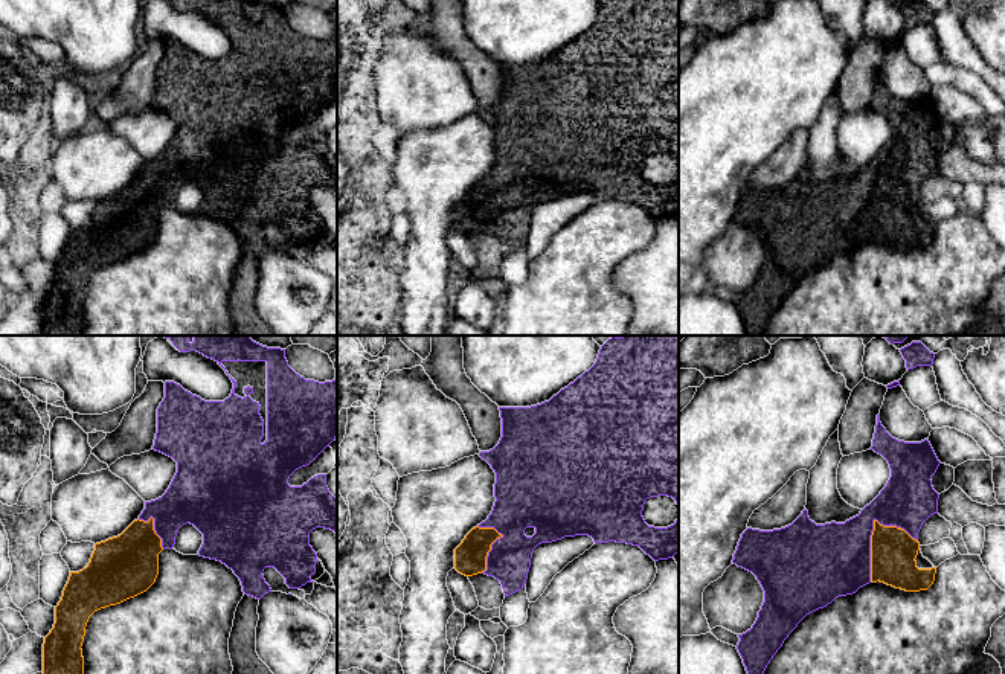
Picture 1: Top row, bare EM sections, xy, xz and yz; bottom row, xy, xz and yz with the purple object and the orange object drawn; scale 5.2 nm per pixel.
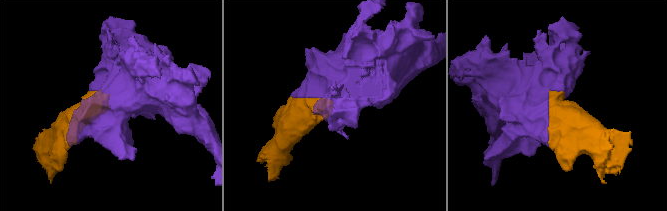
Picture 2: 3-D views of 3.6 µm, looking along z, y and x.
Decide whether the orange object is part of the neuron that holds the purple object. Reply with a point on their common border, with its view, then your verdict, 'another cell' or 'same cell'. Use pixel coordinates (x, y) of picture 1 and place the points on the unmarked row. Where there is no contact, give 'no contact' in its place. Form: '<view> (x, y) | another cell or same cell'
yz (873, 188) | same cell

